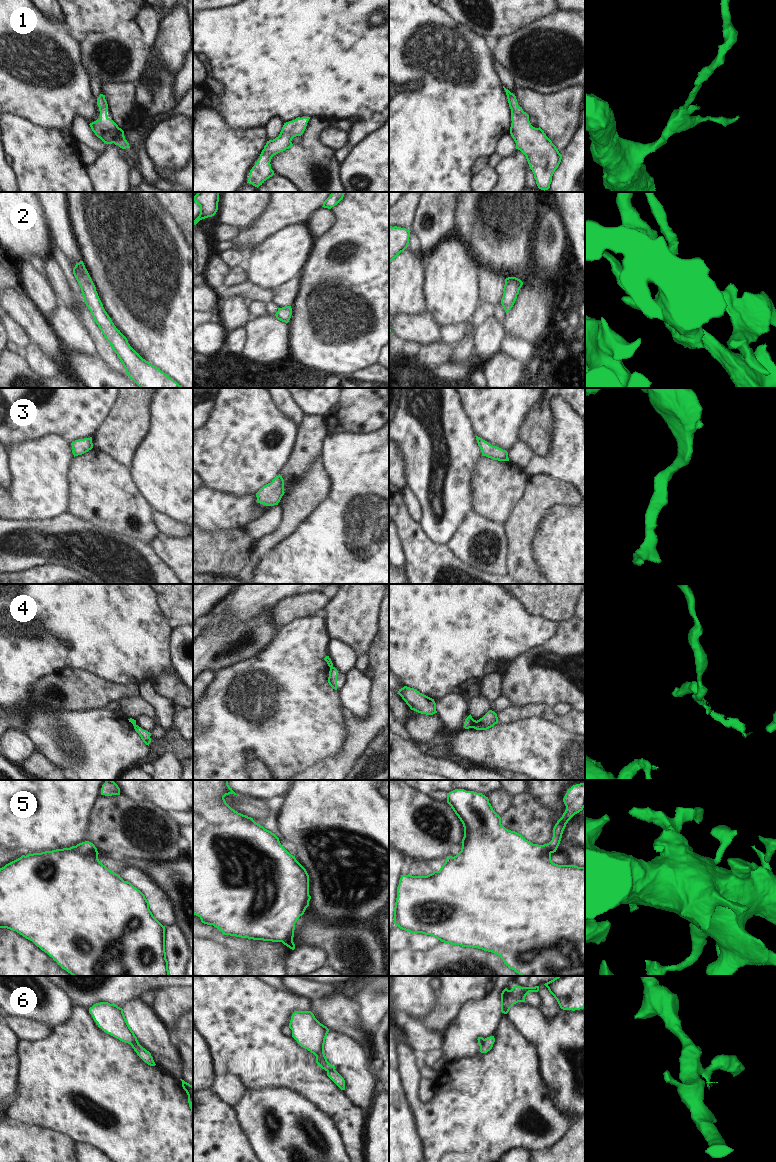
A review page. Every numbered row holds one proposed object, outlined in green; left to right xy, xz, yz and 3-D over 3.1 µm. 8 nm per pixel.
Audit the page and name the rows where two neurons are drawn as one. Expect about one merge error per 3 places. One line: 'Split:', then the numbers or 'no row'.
Split: 4, 6

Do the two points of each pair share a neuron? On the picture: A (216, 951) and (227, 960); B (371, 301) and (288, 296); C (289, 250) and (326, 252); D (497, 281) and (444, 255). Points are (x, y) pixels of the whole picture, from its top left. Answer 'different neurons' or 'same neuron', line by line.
A: same neuron
B: different neurons
C: different neurons
D: different neurons

